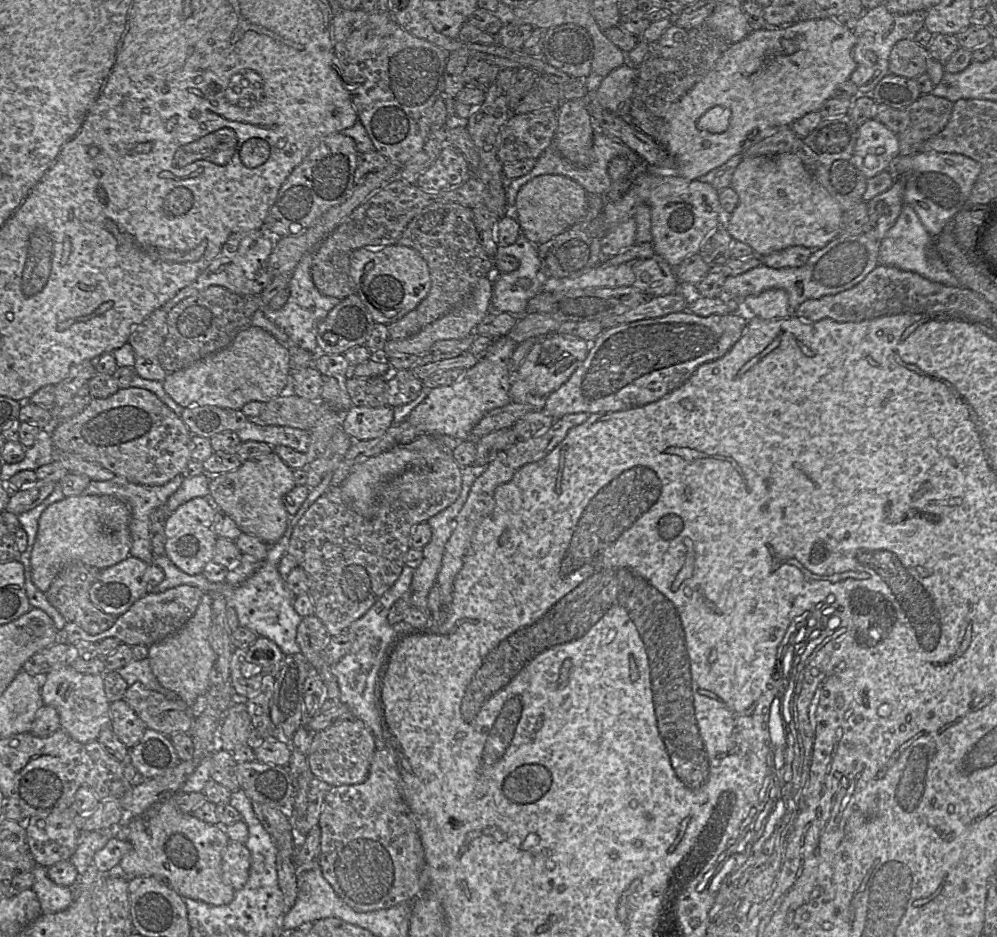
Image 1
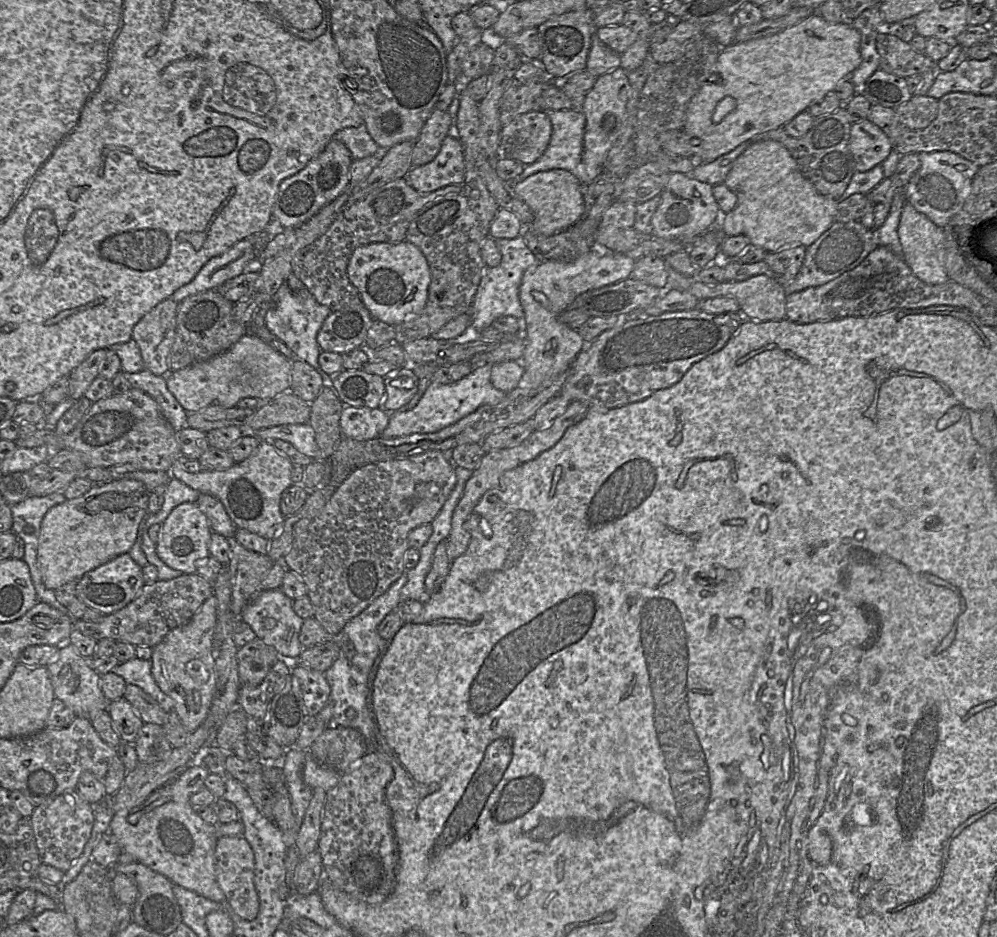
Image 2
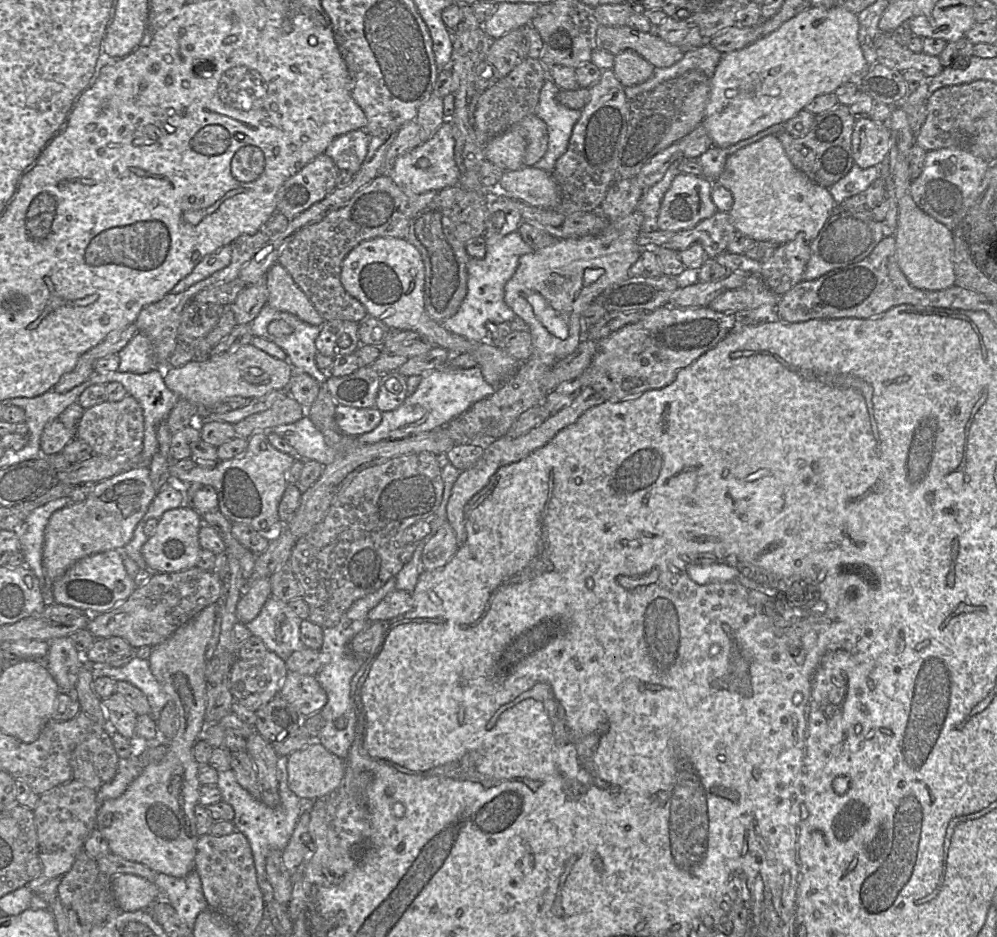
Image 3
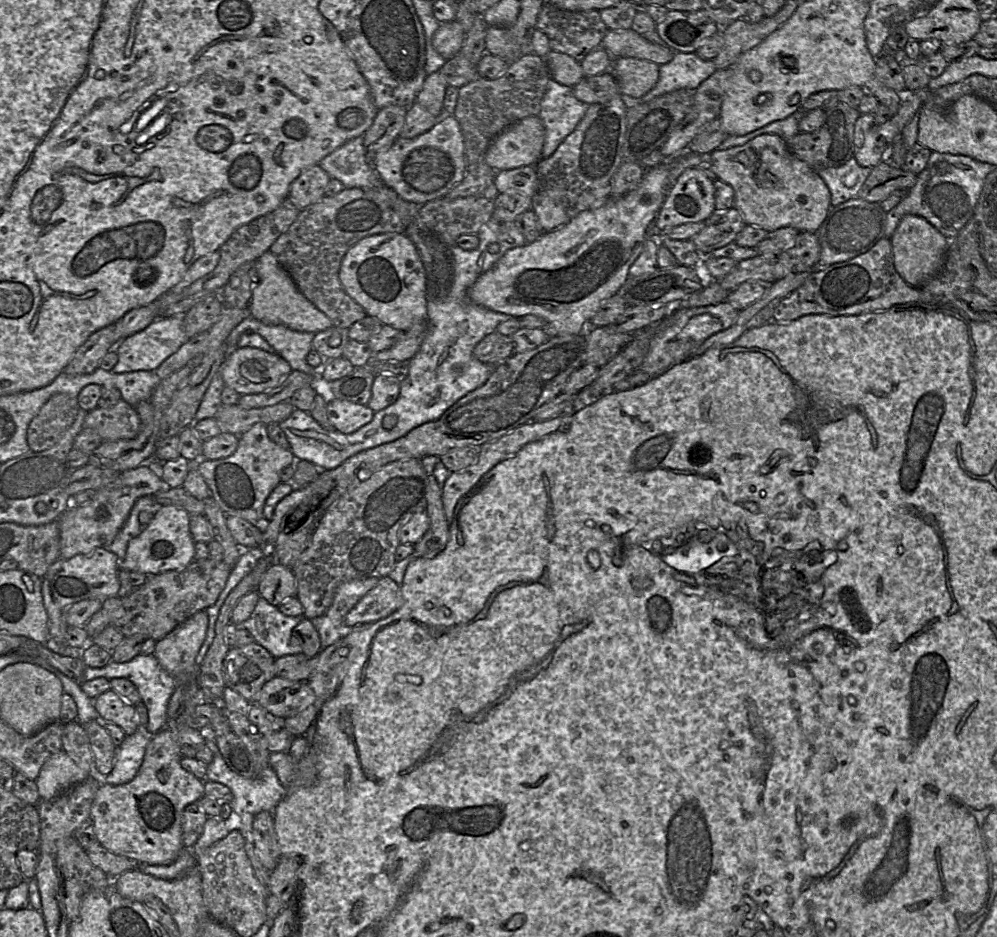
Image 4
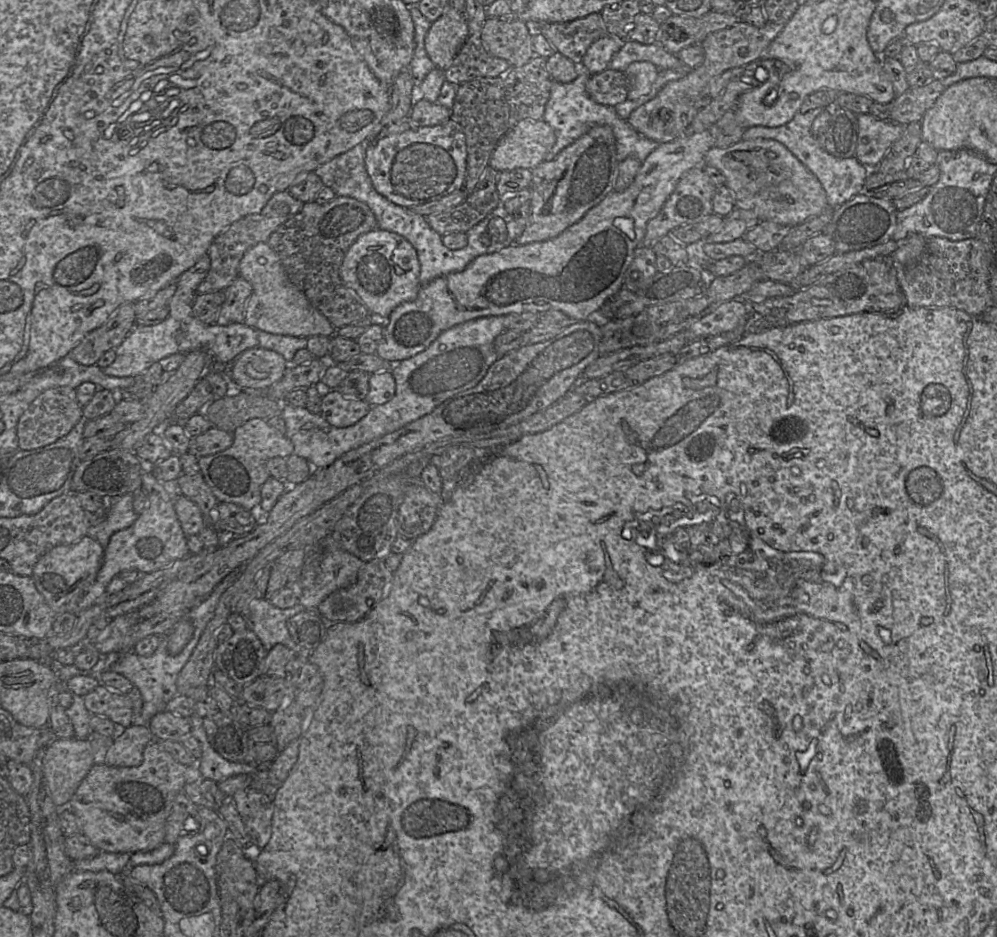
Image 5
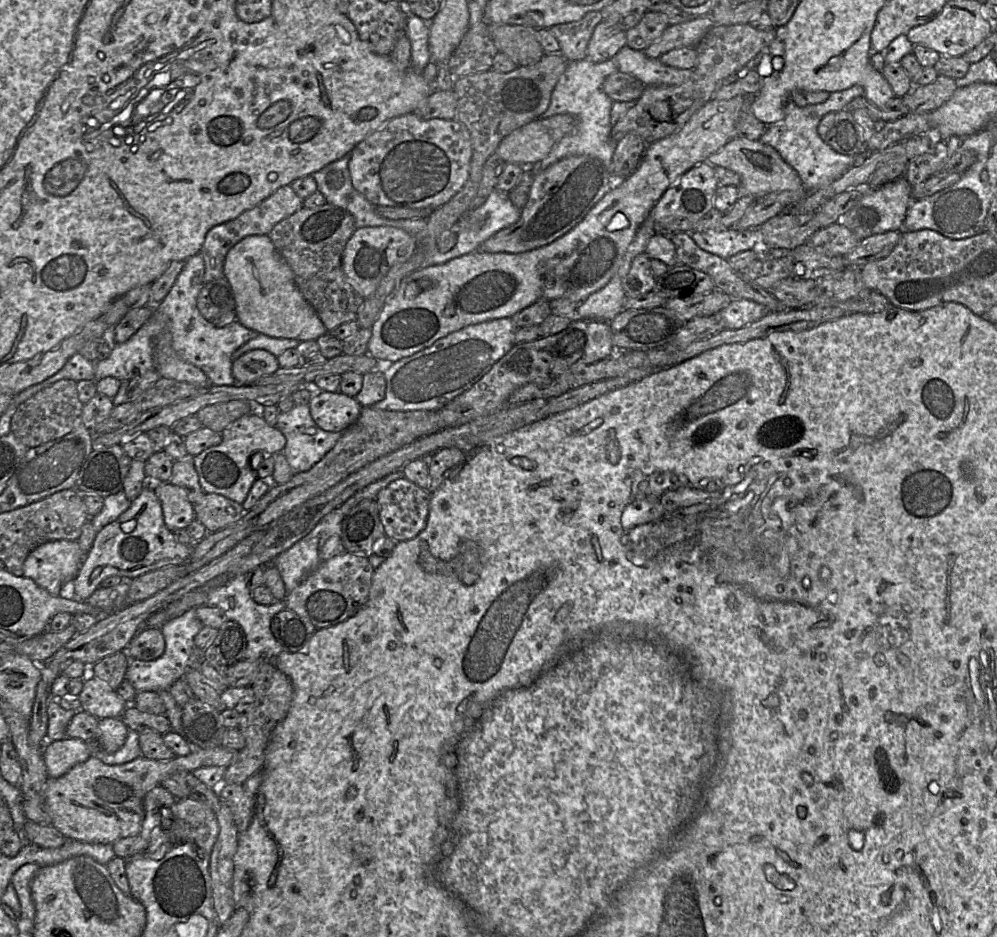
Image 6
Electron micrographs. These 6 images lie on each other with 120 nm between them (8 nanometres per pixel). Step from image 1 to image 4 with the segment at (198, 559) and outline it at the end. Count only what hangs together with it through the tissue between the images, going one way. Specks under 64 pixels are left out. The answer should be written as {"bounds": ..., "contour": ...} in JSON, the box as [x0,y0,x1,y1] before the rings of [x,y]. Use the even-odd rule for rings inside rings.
{"bounds":[119,505,194,576],"contour":[[[174,505],[162,506],[145,529],[131,539],[126,556],[119,559],[119,570],[136,571],[147,576],[181,570],[194,561],[194,544],[190,532],[190,514]]]}

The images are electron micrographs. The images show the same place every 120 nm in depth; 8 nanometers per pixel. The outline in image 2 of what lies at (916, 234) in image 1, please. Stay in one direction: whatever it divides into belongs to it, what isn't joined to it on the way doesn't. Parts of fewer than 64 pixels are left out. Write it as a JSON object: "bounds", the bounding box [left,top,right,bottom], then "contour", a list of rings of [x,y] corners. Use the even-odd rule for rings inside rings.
{"bounds":[874,191,905,257],"contour":[[[905,191],[897,192],[892,200],[890,212],[885,222],[874,231],[874,238],[878,246],[888,247],[900,257],[903,256],[903,250],[898,236],[898,225],[905,203]]]}

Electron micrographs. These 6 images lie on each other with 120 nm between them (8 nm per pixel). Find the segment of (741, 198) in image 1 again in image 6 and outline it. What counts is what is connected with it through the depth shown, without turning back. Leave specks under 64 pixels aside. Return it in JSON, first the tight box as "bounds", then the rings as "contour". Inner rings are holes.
{"bounds":[705,137,804,197],"contour":[[[734,137],[705,161],[713,168],[720,166],[737,173],[740,176],[739,189],[742,194],[758,197],[772,192],[804,191],[798,173],[783,160],[773,147],[761,143],[759,140]]]}

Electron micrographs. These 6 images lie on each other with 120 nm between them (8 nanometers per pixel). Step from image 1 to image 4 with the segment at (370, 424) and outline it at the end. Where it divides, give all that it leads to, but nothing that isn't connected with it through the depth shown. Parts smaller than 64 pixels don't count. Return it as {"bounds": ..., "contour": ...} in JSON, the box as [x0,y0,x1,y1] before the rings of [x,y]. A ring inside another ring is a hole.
{"bounds":[326,398,374,434],"contour":[[[337,398],[330,399],[326,409],[332,427],[343,434],[353,433],[369,423],[374,416],[373,410],[367,405]]]}

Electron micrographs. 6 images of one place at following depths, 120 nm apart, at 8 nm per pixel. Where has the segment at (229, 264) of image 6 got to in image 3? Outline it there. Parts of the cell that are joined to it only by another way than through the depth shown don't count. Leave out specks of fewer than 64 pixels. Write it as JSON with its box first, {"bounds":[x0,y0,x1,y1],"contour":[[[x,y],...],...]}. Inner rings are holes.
{"bounds":[265,262,324,325],"contour":[[[279,262],[266,272],[265,282],[269,293],[267,304],[272,308],[289,312],[305,323],[323,325],[324,319]]]}

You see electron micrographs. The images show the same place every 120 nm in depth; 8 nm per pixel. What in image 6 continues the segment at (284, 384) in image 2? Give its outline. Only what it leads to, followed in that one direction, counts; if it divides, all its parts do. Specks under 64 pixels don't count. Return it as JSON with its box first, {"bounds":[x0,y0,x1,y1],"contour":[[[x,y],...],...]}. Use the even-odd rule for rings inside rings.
{"bounds":[232,349,280,385],"contour":[[[263,349],[245,352],[232,363],[232,375],[242,385],[251,385],[255,380],[271,375],[280,368],[277,357]]]}

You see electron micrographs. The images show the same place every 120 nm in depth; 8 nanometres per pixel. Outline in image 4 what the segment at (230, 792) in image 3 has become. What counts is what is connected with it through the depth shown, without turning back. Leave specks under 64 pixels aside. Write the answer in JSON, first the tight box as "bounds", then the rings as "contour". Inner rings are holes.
{"bounds":[205,740,287,846],"contour":[[[205,740],[205,744],[214,754],[212,762],[206,768],[206,780],[221,783],[231,790],[233,799],[229,804],[232,810],[232,820],[229,821],[229,824],[236,823],[236,828],[244,838],[245,846],[246,842],[252,842],[253,840],[252,824],[255,815],[262,811],[273,813],[278,803],[286,796],[287,789],[271,767],[264,769],[256,778],[244,778],[226,765],[214,741]]]}

